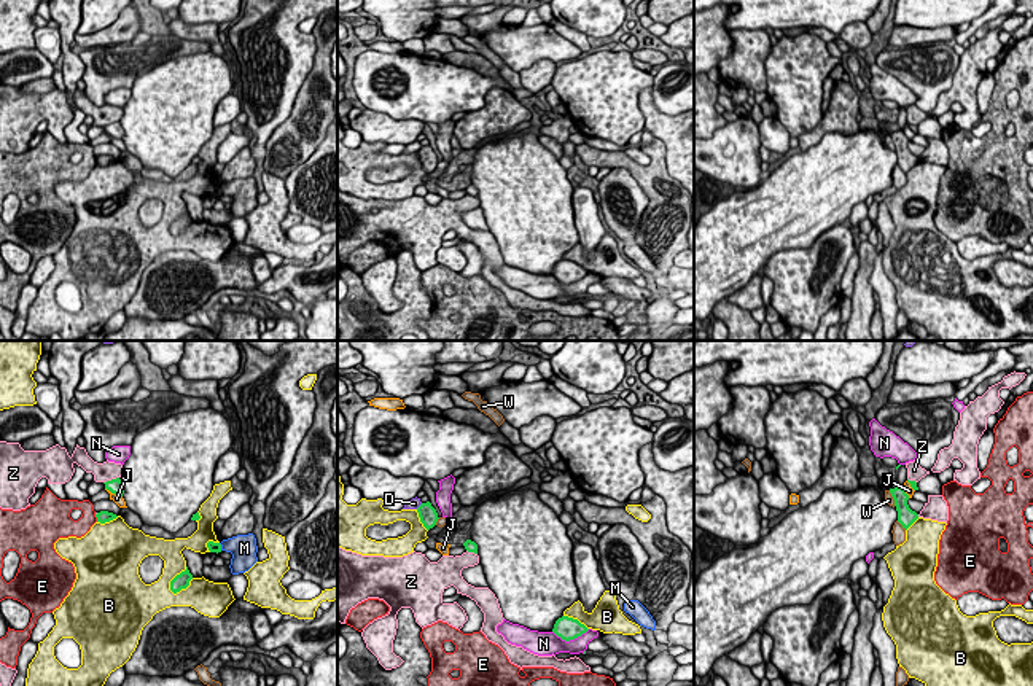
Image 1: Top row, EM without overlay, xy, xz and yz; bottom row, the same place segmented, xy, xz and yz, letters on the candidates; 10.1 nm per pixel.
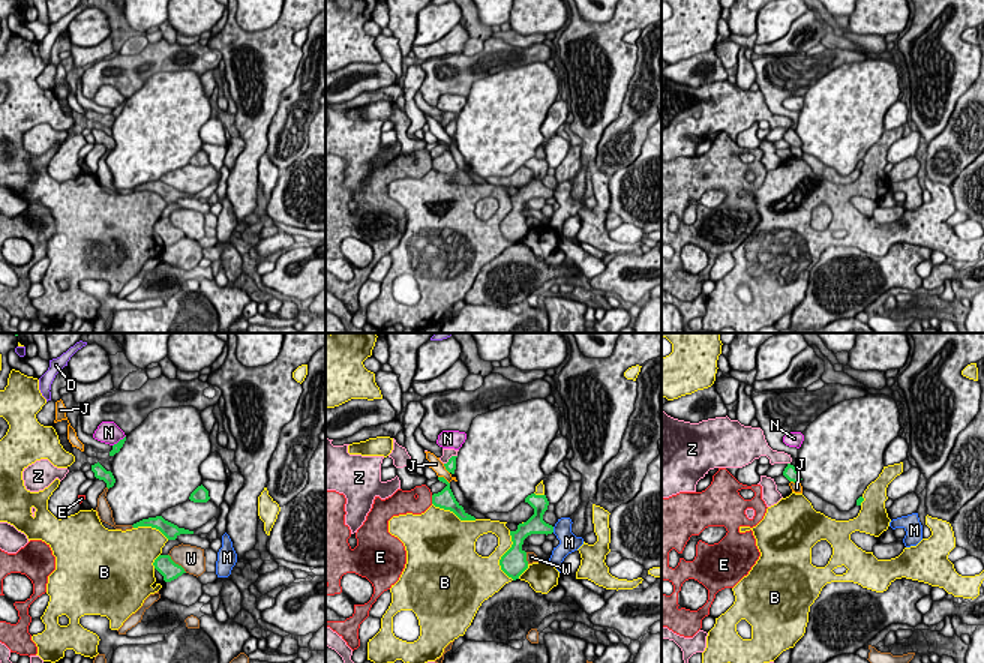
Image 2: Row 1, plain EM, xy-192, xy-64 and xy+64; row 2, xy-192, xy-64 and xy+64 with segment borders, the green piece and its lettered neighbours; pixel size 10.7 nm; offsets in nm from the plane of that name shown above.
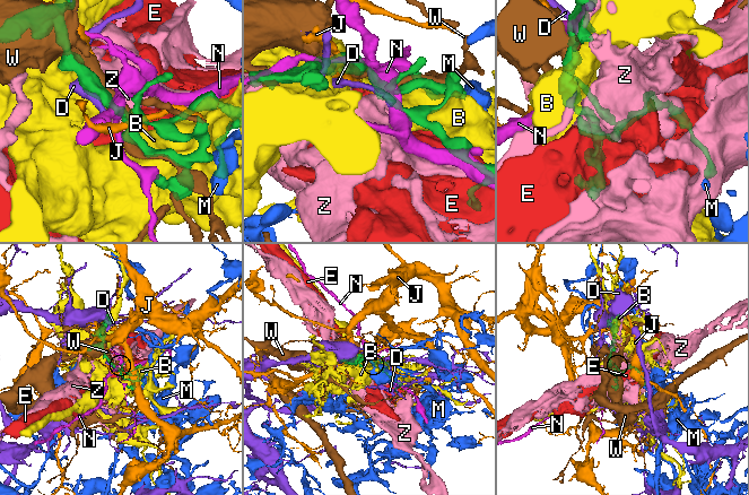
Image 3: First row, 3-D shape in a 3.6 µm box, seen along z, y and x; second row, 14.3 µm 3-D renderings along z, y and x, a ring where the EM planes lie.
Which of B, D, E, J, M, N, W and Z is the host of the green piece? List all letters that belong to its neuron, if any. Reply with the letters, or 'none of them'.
Z

